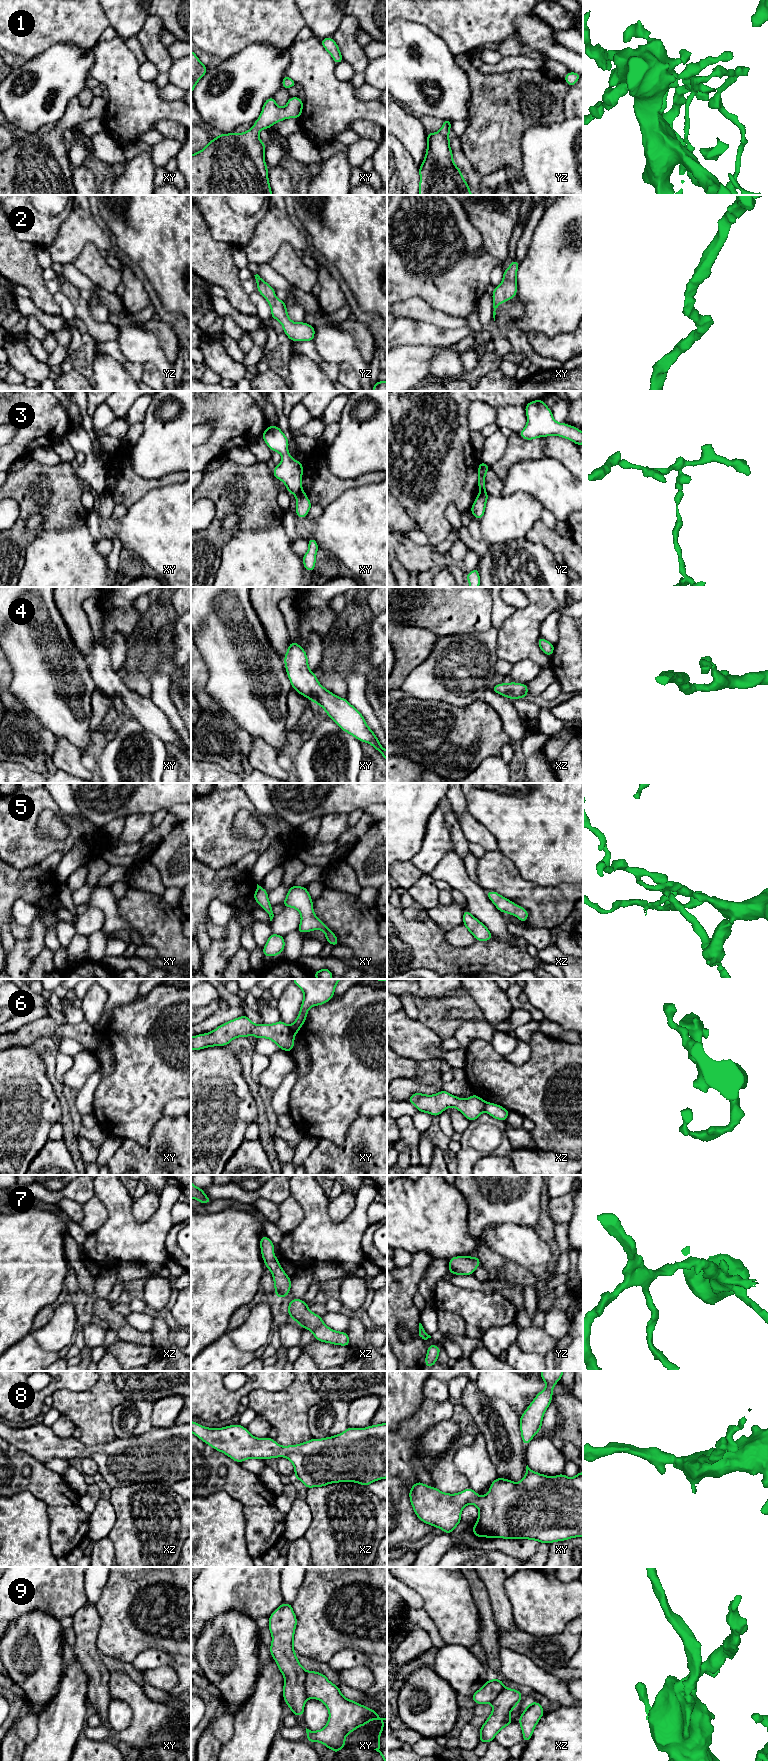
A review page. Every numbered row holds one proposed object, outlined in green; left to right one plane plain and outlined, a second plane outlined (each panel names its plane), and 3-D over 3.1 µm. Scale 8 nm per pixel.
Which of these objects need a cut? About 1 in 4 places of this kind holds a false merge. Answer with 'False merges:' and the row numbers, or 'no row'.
False merges: 3, 6

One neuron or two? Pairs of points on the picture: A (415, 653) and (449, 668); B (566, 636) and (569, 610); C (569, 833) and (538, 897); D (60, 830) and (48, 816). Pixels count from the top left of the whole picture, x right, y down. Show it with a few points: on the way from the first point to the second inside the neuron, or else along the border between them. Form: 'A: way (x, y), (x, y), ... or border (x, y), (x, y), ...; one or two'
A: border (437, 637), (431, 653), (408, 673); two
B: border (563, 614), (572, 617); two
C: border (522, 876), (545, 886), (567, 883); two
D: way (57, 827), (49, 819); one

